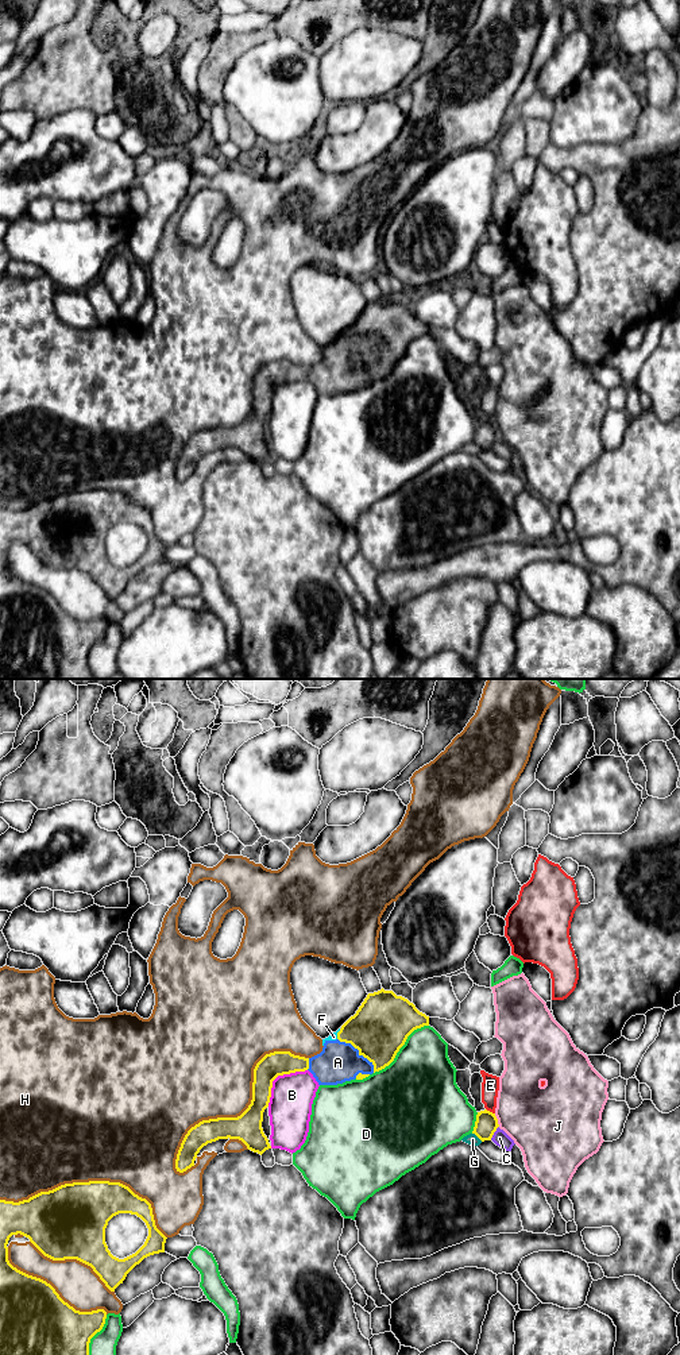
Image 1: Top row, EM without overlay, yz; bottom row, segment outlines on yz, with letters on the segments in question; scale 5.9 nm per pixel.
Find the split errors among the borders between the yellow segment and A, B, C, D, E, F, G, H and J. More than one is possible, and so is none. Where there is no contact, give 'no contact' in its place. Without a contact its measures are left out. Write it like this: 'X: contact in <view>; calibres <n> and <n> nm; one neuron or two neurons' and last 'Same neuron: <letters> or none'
A: contact in yz; calibres 340 and 240 nm; one neuron
B: contact in yz; calibres 150 and 260 nm; two neurons
C: contact in yz; calibres 140 and 90 nm; two neurons
D: contact in yz; calibres 340 and 420 nm; two neurons
E: contact in yz; calibres 140 and 110 nm; two neurons
F: contact in yz; calibres 340 and 50 nm; one neuron
G: contact in yz; calibres 140 and 70 nm; two neurons
H: contact in yz; calibres 170 and 440 nm; two neurons
J: contact in yz; calibres 140 and 400 nm; two neurons
Same neuron: A, F

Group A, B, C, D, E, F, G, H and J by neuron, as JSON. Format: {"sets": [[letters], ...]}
{"sets": [["A", "F"], ["B"], ["C"], ["D"], ["E"], ["G"], ["H"], ["J"]]}

